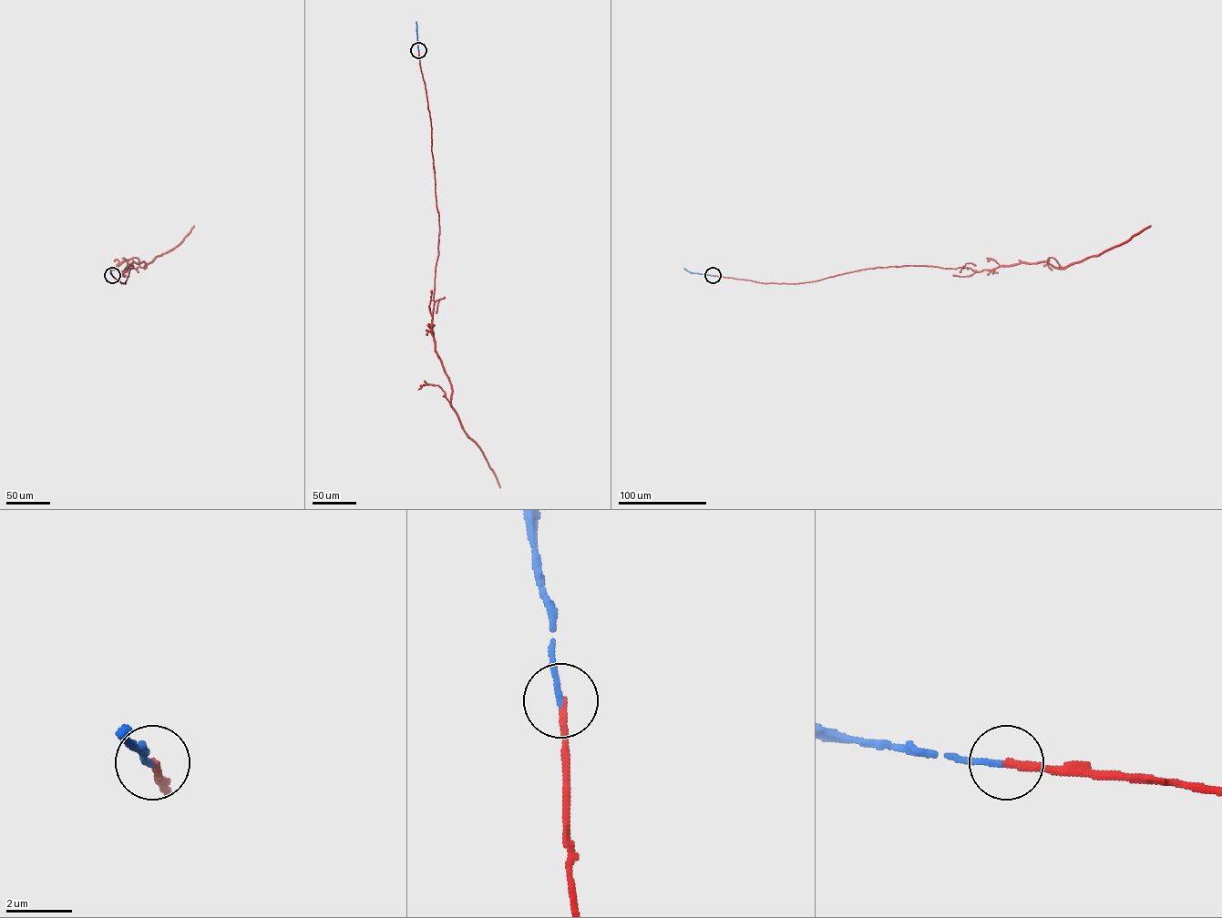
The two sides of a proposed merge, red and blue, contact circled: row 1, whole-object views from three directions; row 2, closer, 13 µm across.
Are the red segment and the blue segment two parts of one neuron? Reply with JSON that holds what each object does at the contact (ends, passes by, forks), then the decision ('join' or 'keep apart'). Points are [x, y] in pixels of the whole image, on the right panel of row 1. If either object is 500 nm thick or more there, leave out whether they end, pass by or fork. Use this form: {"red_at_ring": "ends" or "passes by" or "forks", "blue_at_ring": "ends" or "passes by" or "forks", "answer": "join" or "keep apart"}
{"red_at_ring": "ends", "blue_at_ring": "ends", "answer": "join"}

